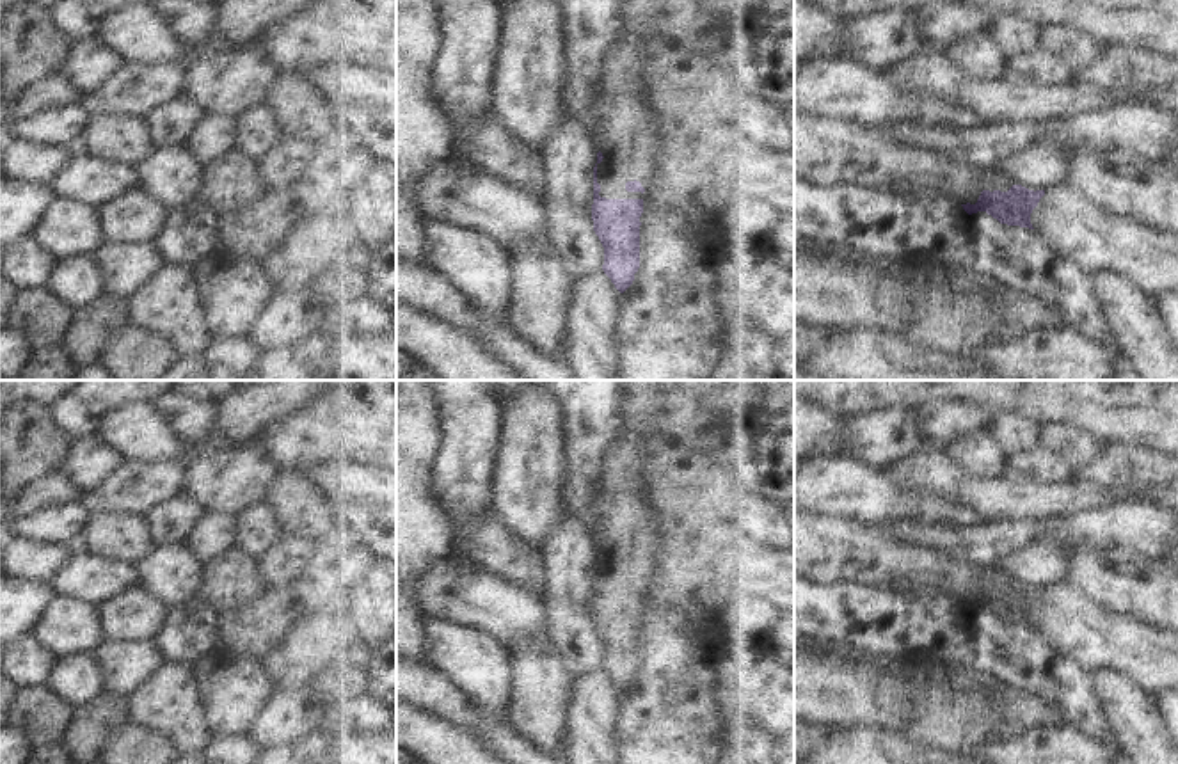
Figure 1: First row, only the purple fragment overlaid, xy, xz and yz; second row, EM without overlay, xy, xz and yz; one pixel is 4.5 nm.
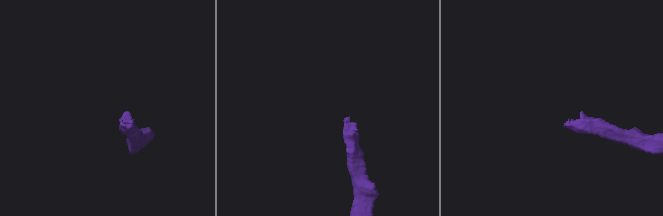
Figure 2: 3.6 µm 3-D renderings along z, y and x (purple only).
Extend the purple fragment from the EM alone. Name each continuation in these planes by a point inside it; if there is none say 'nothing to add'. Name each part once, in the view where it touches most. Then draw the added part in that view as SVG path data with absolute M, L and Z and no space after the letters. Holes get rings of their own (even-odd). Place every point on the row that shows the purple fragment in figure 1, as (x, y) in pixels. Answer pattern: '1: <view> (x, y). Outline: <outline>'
1: xz (624, 119). Outline: M622 0L618 39L595 78L592 114L597 149L604 156L597 163L597 183L599 195L606 199L643 199L641 192L627 192L625 183L641 181L650 172L657 130L649 96L640 91L645 73L640 32L645 21L659 12L661 4L663 0Z

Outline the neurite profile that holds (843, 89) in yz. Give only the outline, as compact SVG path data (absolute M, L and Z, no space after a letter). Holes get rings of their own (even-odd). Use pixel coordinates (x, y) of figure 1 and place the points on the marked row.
M848 59L803 62L794 75L794 112L853 121L872 130L906 119L954 128L983 123L959 105L899 92L883 73Z

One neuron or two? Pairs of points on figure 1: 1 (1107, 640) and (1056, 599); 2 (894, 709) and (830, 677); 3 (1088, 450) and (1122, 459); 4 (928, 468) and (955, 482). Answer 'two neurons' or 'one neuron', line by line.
1: one neuron
2: one neuron
3: two neurons
4: one neuron

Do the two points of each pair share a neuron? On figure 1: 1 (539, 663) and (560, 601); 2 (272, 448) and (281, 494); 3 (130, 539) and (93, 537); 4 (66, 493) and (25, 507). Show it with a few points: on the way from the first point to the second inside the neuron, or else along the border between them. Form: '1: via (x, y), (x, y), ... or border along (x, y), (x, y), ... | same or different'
1: border along (544, 628), (567, 674) | different
2: via (279, 459), (283, 462), (283, 484) | same
3: via (121, 537), (102, 537) | same
4: via (55, 493), (36, 496) | same

